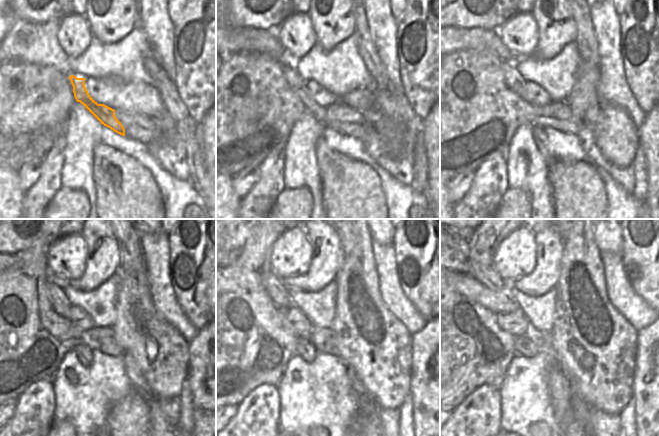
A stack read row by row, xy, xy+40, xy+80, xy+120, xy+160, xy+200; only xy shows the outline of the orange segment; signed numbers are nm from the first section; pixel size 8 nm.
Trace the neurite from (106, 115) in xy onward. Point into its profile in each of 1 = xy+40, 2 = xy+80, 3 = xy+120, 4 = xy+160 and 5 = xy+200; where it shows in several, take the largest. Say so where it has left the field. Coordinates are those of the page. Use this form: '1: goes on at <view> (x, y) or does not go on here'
1: goes on at xy+40 (293, 79)
2: goes on at xy+80 (514, 81)
3: goes on at xy+120 (57, 297)
4: goes on at xy+160 (278, 292)
5: goes on at xy+200 (460, 260)

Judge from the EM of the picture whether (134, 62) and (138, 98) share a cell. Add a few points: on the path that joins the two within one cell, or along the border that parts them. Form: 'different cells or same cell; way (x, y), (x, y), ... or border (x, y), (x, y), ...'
different cells; border (113, 77), (126, 83), (149, 83), (158, 90)

